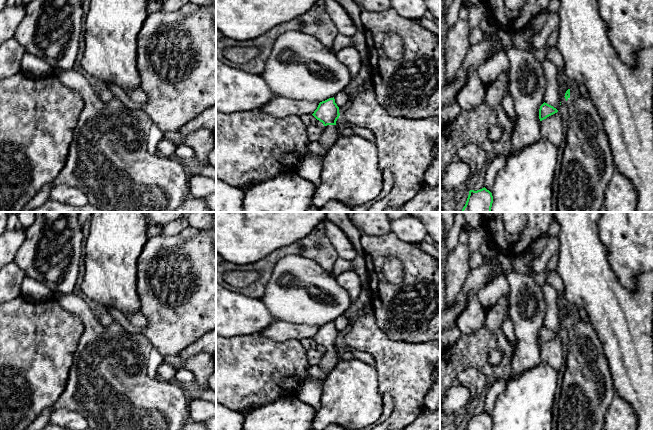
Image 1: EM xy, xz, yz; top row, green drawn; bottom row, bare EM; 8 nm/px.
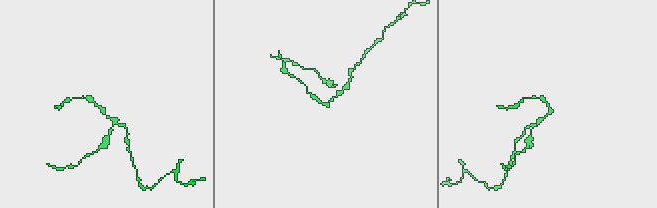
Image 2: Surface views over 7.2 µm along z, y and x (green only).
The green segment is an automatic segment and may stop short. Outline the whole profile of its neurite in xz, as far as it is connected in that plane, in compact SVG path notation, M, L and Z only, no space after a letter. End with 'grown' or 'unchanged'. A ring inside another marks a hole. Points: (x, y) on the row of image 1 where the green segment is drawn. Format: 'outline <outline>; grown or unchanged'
outline M334 97L320 102L312 115L324 125L324 132L318 143L328 150L339 138L335 125L340 113Z; grown

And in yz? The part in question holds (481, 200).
outline M485 187L477 191L470 190L461 212L491 212L492 203L492 193Z; unchanged

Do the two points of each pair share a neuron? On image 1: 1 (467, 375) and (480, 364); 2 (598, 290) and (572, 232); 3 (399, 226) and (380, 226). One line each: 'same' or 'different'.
1: different
2: same
3: different

